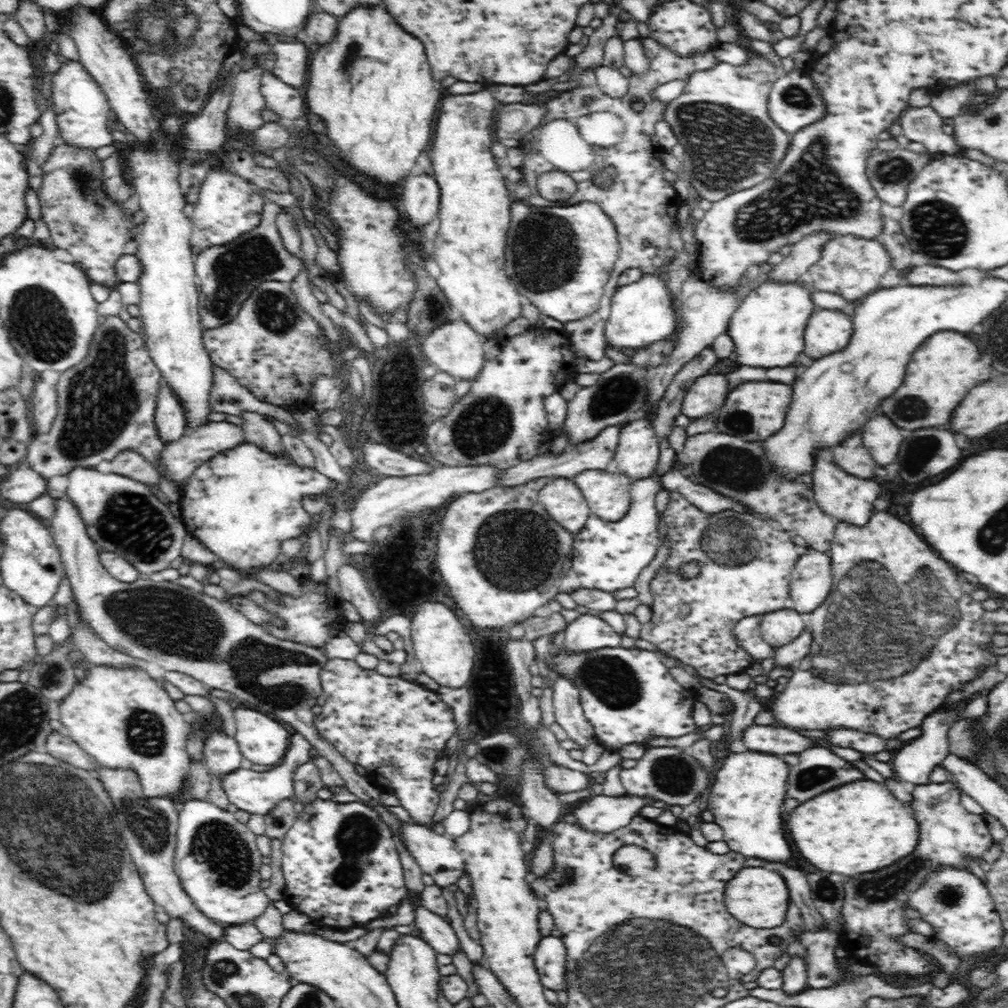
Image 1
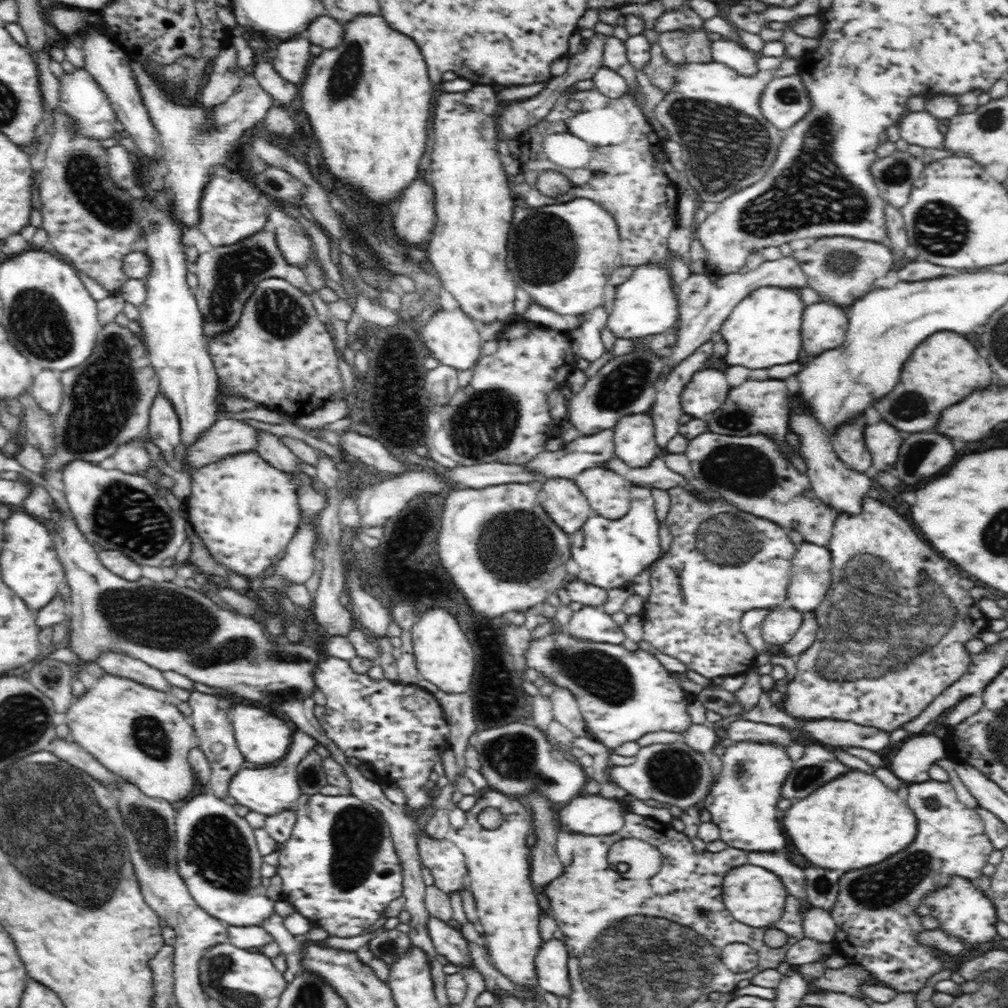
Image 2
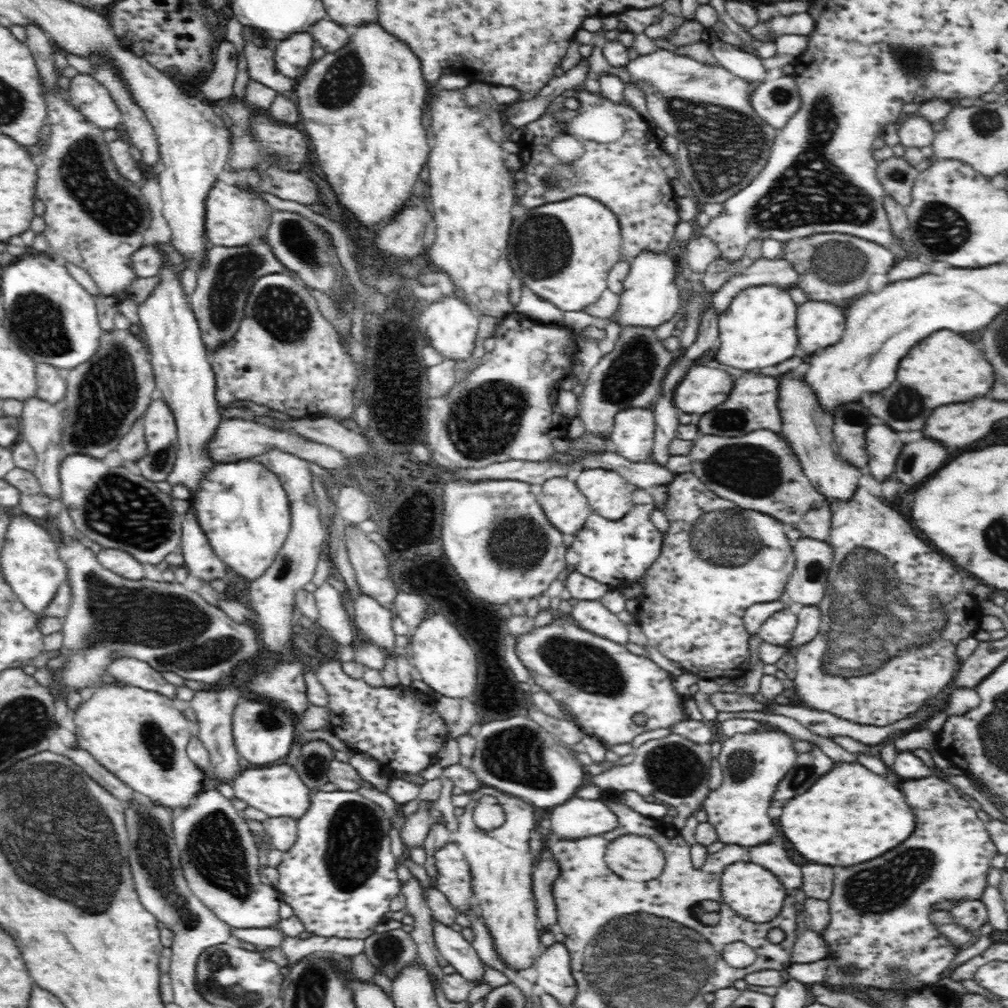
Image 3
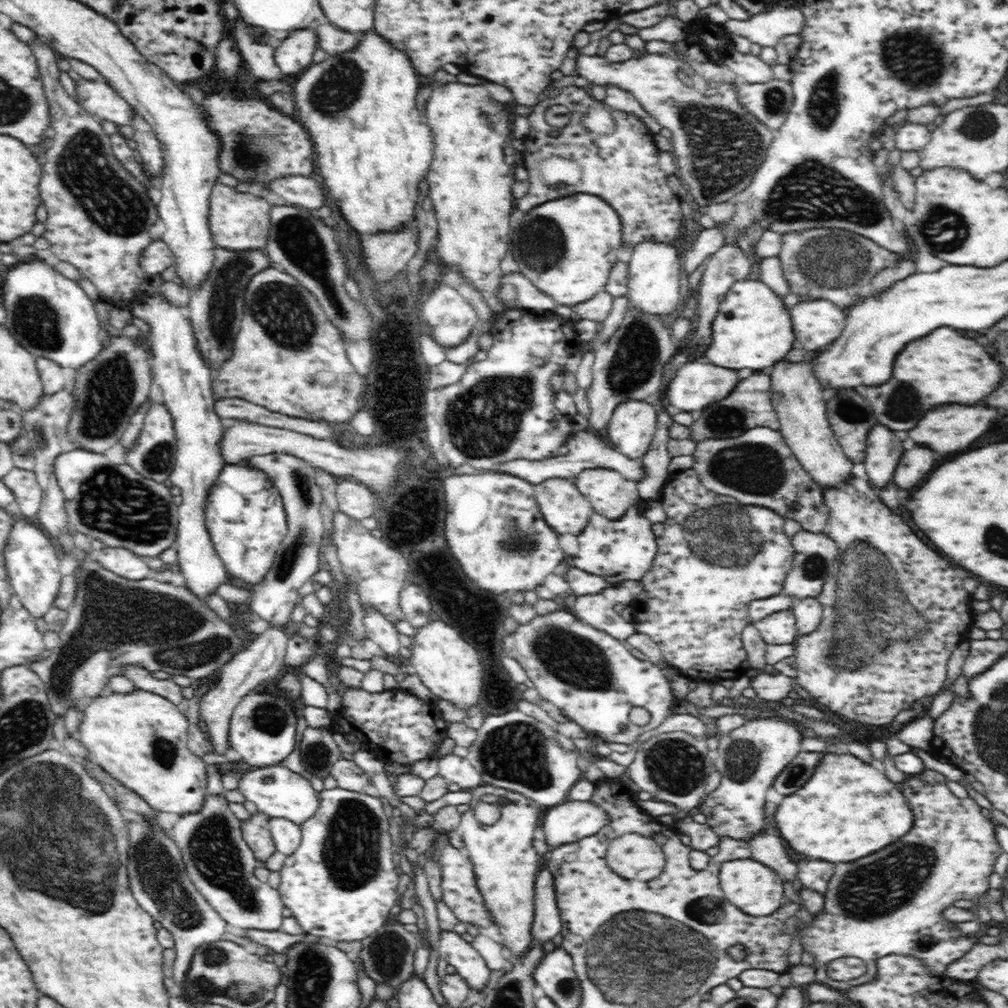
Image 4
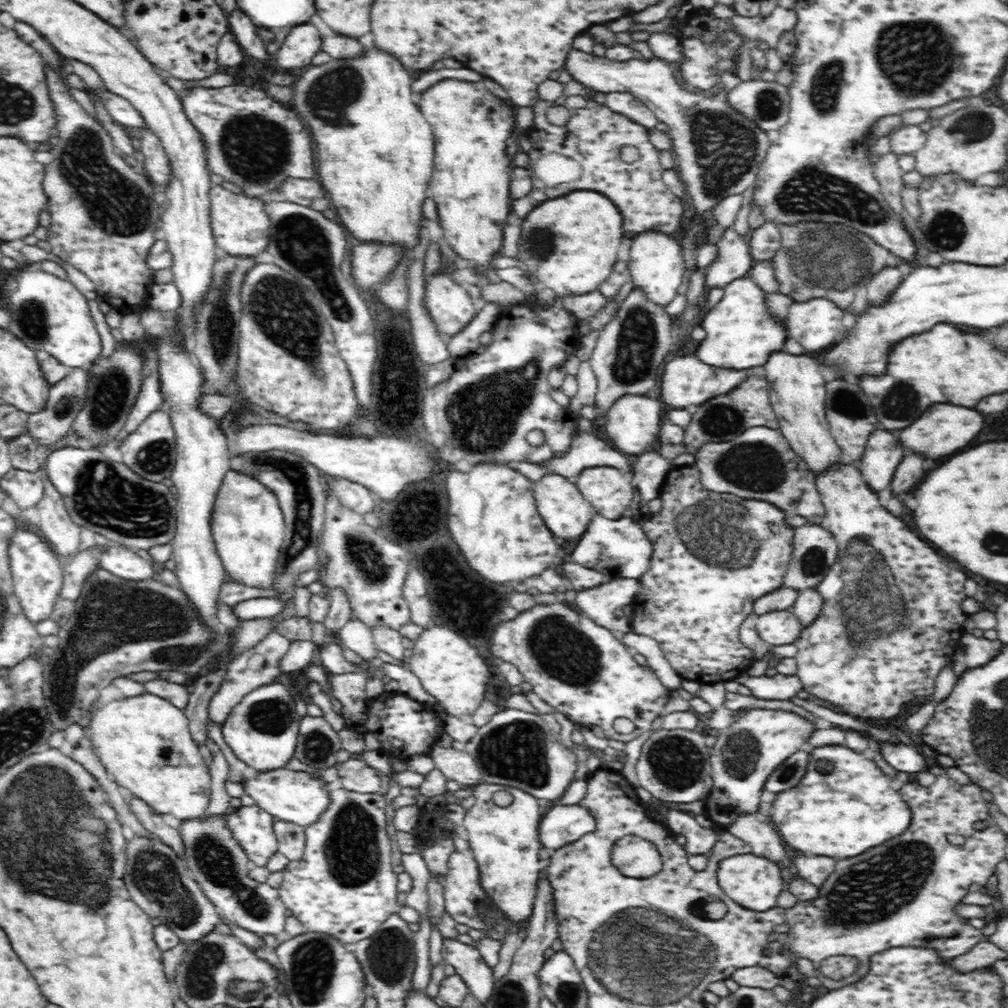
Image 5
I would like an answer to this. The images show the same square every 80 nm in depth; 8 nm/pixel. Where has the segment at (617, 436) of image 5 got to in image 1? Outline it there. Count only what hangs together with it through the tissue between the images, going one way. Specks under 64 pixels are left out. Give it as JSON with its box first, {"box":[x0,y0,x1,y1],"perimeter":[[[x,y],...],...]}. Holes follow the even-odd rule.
{"box":[616,417,659,480],"perimeter":[[[637,417],[620,425],[617,443],[616,464],[622,474],[636,480],[651,476],[657,470],[659,439],[653,423],[646,417]]]}

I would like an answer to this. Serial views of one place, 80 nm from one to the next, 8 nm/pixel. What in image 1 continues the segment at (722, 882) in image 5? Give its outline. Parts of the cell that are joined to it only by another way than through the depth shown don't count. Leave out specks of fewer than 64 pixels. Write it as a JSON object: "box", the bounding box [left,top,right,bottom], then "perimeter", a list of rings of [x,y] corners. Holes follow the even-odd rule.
{"box":[725,866,788,928],"perimeter":[[[745,866],[726,882],[725,906],[730,914],[752,928],[774,928],[784,922],[788,908],[788,886],[781,874],[770,868]]]}

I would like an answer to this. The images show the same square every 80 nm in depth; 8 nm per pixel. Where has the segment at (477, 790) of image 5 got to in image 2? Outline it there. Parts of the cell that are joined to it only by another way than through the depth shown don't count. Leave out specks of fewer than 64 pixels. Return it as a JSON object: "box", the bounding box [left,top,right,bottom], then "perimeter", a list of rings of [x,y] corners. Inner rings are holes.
{"box":[448,788,544,990],"perimeter":[[[490,788],[476,796],[475,803],[466,811],[464,824],[448,838],[465,856],[468,889],[475,898],[491,963],[520,988],[536,990],[535,958],[544,942],[538,931],[541,908],[531,881],[531,847],[526,845],[526,837],[532,831],[533,816],[528,806]],[[488,806],[502,813],[503,821],[498,829],[486,830],[476,820],[478,812]]]}

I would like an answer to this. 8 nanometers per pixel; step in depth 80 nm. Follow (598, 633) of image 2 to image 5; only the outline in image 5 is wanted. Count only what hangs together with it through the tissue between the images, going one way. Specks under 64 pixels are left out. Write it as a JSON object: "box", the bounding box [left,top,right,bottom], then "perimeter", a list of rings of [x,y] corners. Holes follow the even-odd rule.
{"box":[573,577,641,635],"perimeter":[[[609,577],[606,582],[577,592],[573,603],[578,612],[590,617],[596,624],[618,635],[630,632],[629,618],[616,618],[616,608],[631,604],[641,590],[638,579]]]}

